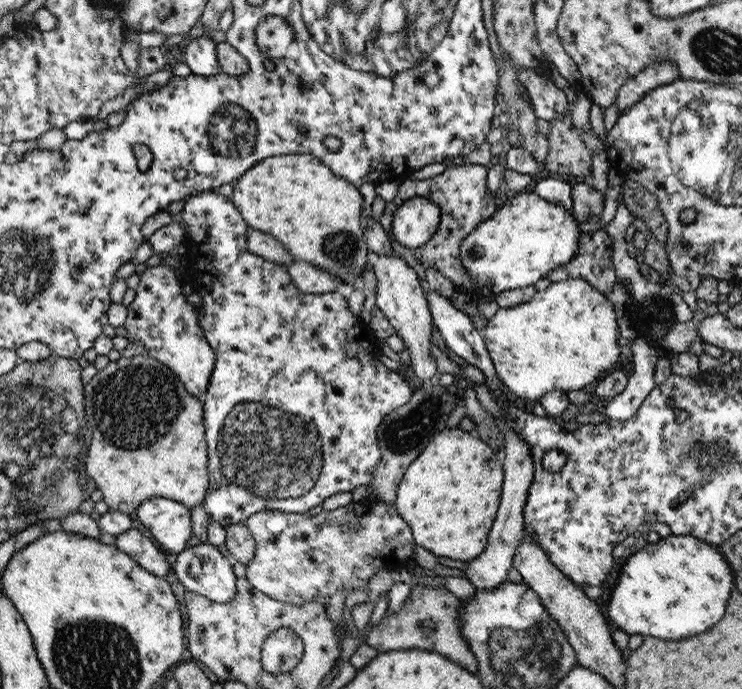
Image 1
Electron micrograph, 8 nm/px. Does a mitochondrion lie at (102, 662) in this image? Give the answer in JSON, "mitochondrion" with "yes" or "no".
{"mitochondrion":"yes"}

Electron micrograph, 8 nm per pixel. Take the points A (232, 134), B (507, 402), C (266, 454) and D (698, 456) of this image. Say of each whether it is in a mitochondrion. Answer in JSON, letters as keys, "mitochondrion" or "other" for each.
{"A":"mitochondrion","B":"other","C":"mitochondrion","D":"mitochondrion"}

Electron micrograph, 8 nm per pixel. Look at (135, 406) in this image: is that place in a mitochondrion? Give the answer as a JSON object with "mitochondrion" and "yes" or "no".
{"mitochondrion":"yes"}

